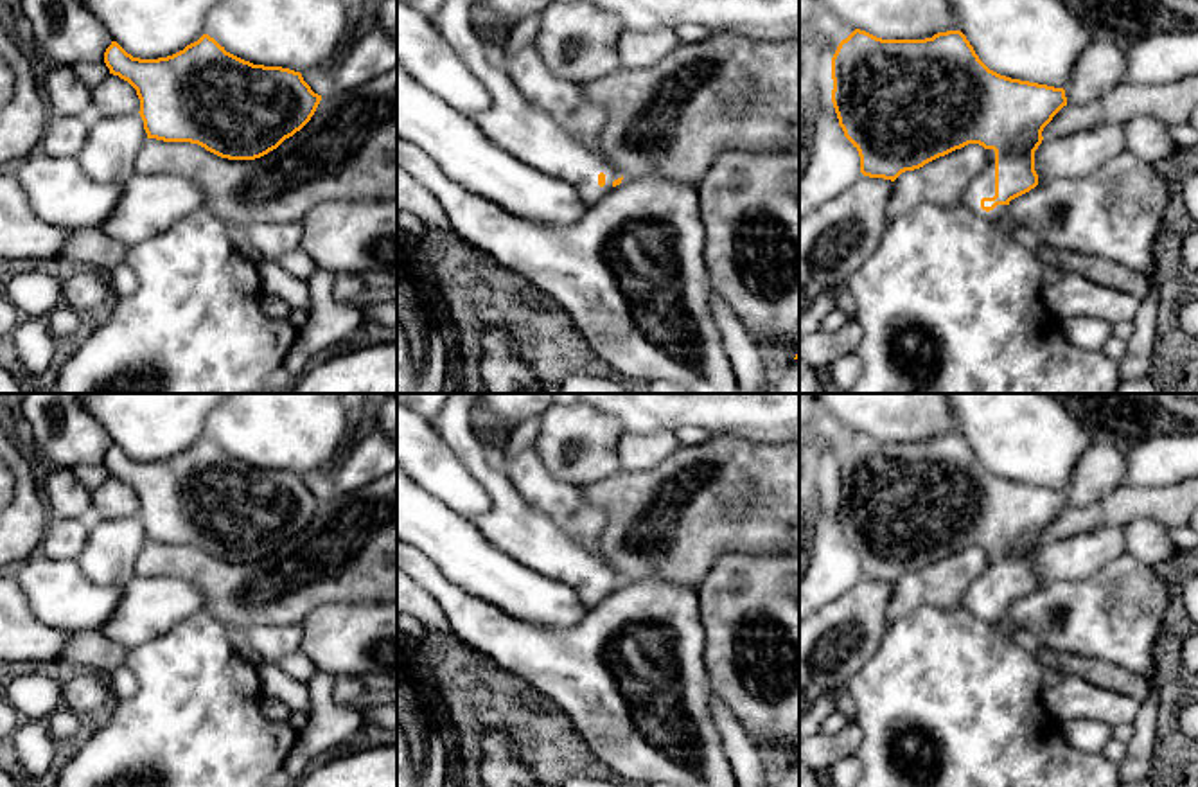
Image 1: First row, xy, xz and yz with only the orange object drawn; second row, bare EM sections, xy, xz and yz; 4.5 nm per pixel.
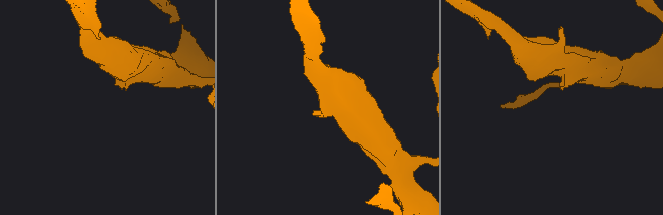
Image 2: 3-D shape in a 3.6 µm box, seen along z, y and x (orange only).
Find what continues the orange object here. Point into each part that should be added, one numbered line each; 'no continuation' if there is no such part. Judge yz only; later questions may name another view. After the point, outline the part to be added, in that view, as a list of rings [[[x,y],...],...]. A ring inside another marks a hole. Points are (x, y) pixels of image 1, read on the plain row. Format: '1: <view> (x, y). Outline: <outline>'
1: yz (983, 588). Outline: [[[986,552],[986,557],[988,557],[988,568],[979,579],[975,579],[968,586],[963,597],[963,609],[988,625],[997,625],[1000,622],[1006,622],[1008,607],[997,607],[990,615],[981,611],[982,600],[995,598],[995,553]]]

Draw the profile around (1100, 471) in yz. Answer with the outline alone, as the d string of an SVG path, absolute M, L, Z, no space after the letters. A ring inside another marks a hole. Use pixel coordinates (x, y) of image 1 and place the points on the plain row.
M1094 442L1076 462L1063 489L1067 507L1088 507L1115 492L1126 474L1126 453L1106 442Z

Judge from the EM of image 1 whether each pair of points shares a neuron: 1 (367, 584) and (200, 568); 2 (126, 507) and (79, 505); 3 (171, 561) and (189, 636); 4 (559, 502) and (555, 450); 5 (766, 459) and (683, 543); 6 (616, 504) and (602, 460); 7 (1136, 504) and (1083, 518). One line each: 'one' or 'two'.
1: one
2: one
3: two
4: two
5: one
6: two
7: one

